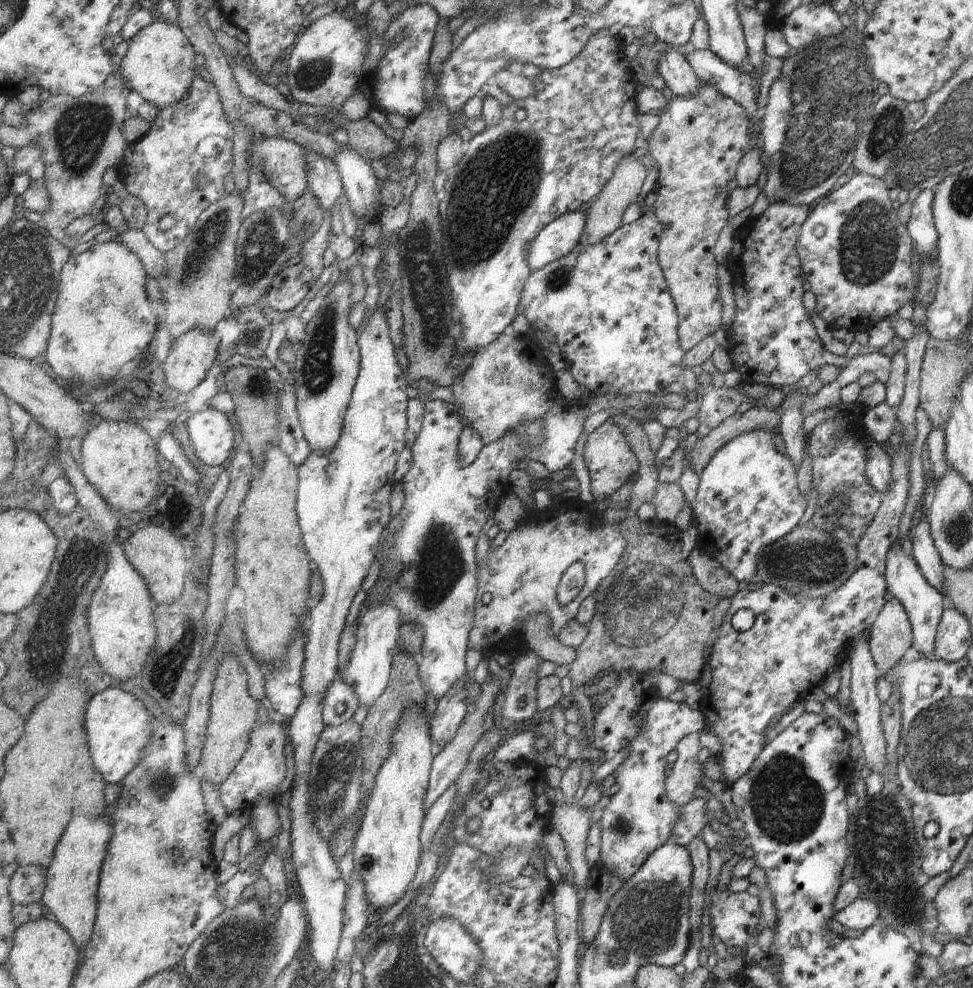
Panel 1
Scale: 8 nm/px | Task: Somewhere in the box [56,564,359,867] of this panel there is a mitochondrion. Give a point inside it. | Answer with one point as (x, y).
(165, 676)

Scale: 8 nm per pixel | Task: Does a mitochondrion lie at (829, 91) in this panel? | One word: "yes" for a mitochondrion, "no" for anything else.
yes

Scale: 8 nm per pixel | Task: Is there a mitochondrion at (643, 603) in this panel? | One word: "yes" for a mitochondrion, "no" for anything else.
yes

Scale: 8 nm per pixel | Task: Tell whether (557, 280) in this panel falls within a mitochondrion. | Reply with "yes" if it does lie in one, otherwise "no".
yes

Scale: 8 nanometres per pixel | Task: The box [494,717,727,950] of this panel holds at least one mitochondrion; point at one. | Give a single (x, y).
(619, 826)

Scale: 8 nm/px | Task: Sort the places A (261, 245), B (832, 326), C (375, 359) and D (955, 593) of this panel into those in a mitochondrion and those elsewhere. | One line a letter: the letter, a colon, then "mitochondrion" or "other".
A: mitochondrion
B: other
C: other
D: other

